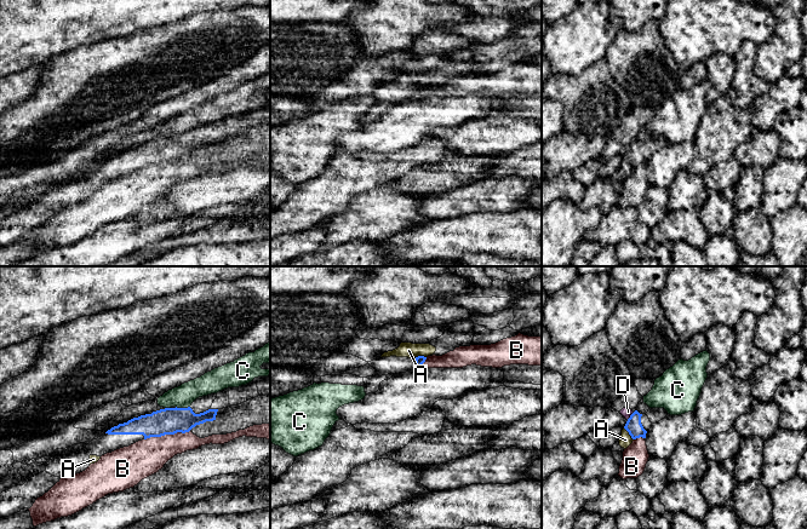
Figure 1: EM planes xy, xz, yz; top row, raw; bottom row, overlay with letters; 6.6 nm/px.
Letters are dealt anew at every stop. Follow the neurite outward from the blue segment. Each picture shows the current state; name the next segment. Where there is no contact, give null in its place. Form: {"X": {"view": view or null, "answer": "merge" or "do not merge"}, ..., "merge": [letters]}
{"A": {"view": "yz", "answer": "merge"}, "B": {"view": "xy", "answer": "do not merge"}, "C": {"view": "xy", "answer": "do not merge"}, "D": {"view": "yz", "answer": "do not merge"}, "merge": ["A"]}

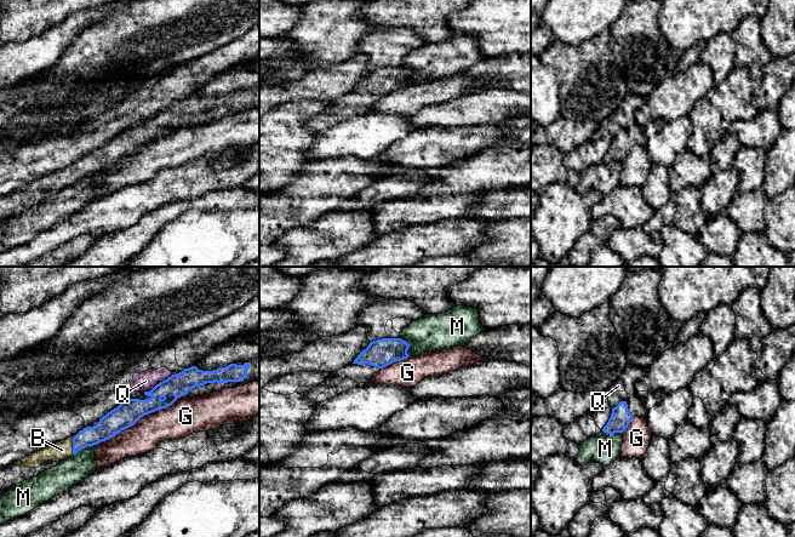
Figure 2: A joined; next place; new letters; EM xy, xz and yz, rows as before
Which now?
{"B": {"view": "xy", "answer": "merge"}, "G": {"view": "xy", "answer": "do not merge"}, "M": {"view": "xy", "answer": "do not merge"}, "Q": {"view": "xy", "answer": "do not merge"}, "merge": ["B"]}

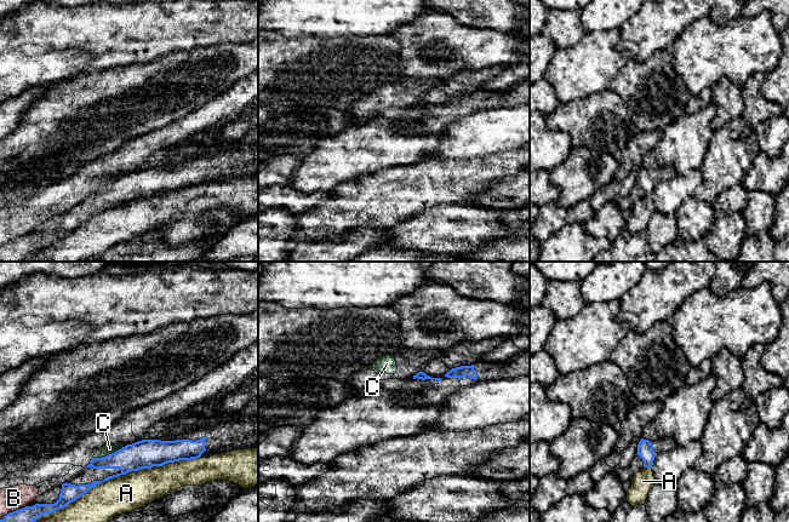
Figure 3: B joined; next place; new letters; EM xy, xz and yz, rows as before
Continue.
{"A": {"view": "xy", "answer": "do not merge"}, "B": {"view": "xy", "answer": "do not merge"}, "C": {"view": "xy", "answer": "do not merge"}, "merge": []}

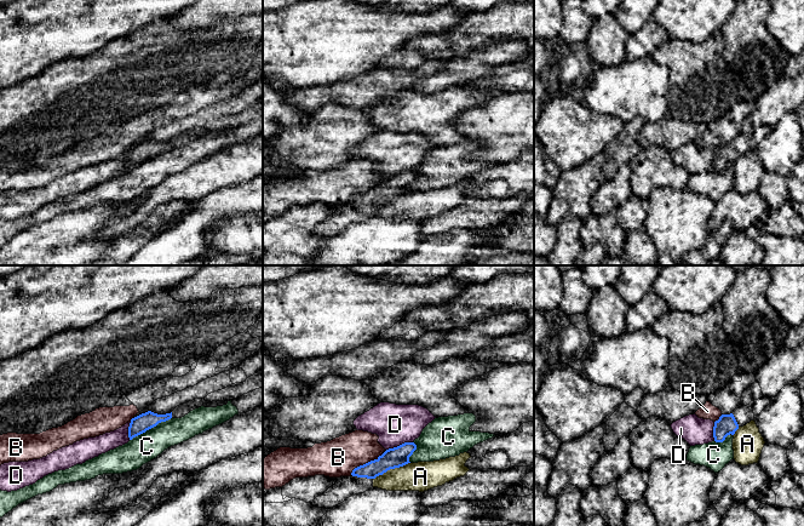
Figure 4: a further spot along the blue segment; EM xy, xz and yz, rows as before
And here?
{"A": {"view": "xz", "answer": "do not merge"}, "B": {"view": "xz", "answer": "do not merge"}, "C": {"view": "xy", "answer": "do not merge"}, "D": {"view": "xz", "answer": "do not merge"}, "merge": []}

